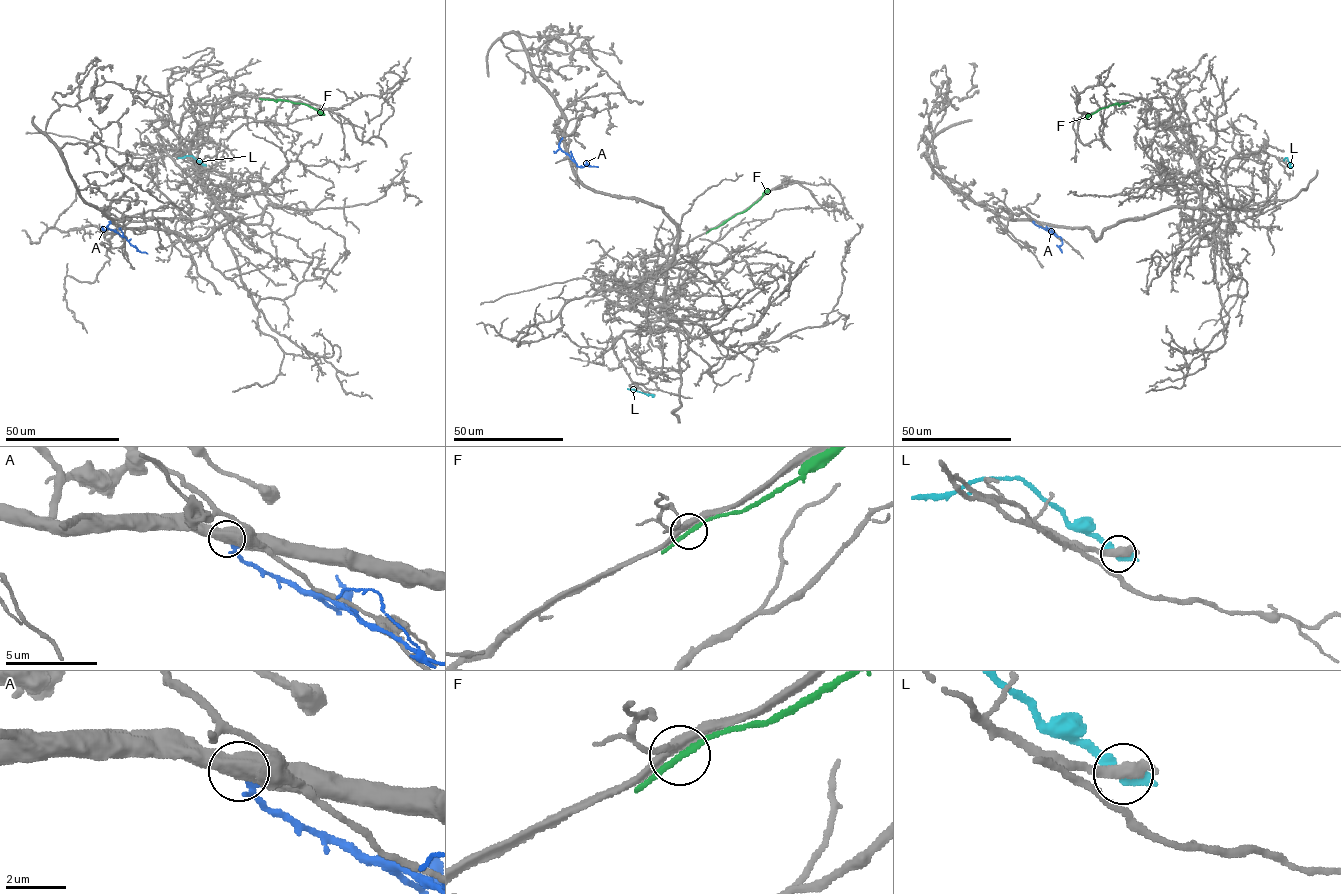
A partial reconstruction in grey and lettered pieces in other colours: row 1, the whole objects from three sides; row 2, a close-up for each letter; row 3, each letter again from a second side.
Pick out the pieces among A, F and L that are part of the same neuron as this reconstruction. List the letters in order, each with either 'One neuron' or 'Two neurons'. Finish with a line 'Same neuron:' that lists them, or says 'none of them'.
A: Two neurons
F: Two neurons
L: Two neurons
Same neuron: none of them

